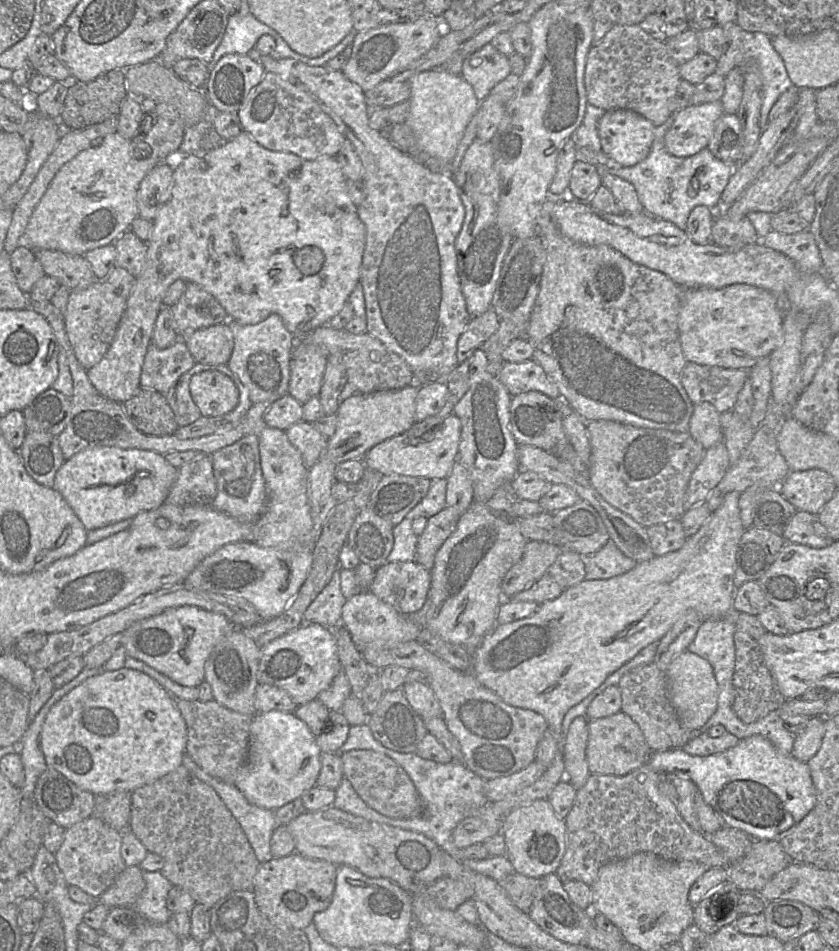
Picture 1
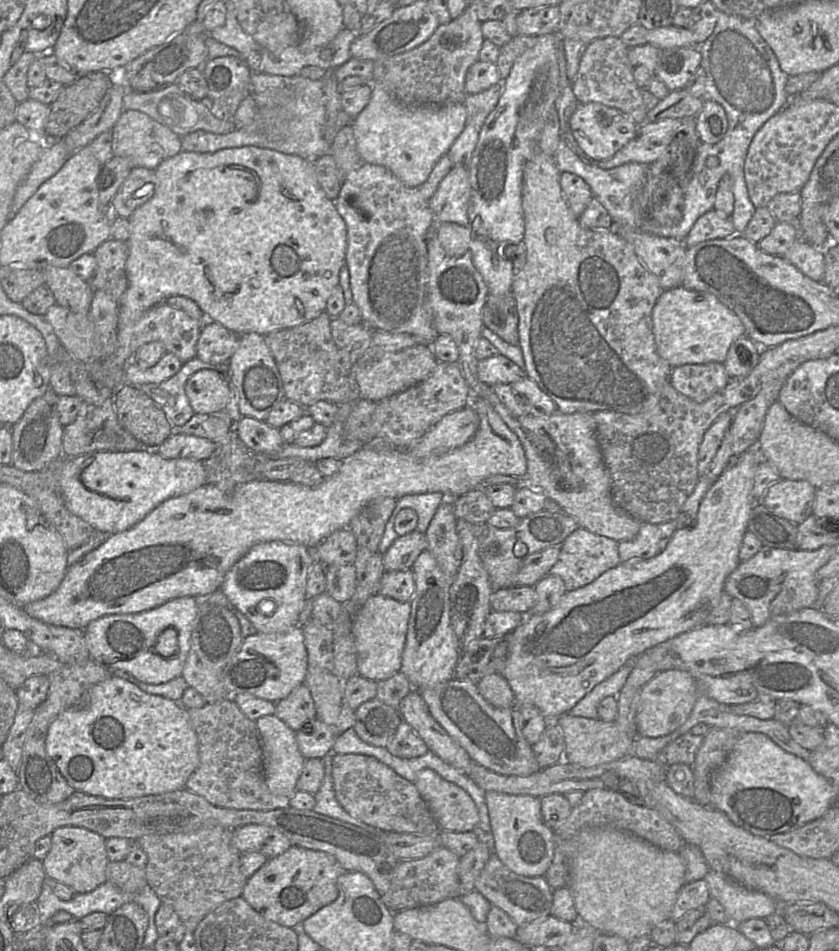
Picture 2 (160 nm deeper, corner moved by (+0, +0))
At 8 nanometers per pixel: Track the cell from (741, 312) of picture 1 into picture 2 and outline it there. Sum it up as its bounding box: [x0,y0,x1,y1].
[652,286,746,368]

